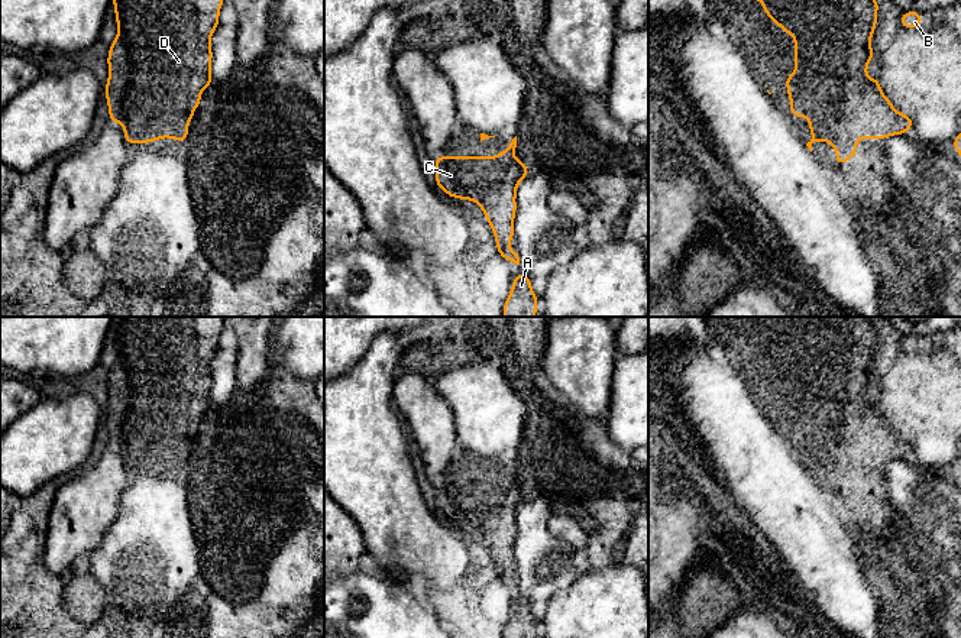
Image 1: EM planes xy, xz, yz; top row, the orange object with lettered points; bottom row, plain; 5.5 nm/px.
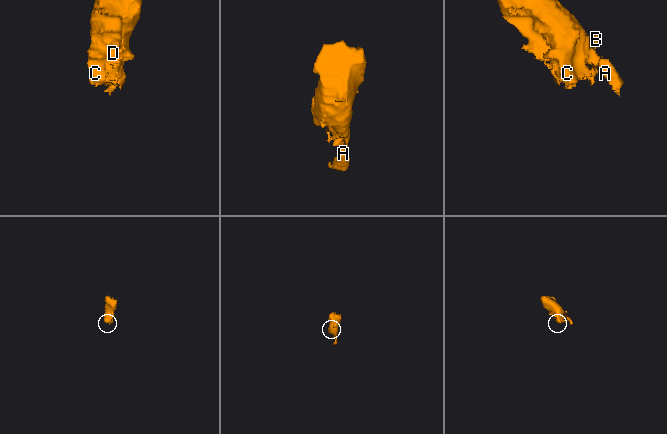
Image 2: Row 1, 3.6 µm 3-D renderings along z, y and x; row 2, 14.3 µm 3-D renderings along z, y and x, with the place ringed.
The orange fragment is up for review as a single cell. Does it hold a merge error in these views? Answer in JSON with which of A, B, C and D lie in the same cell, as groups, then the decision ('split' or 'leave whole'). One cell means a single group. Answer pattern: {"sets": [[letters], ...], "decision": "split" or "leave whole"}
{"sets": [["A", "B", "C", "D"]], "decision": "leave whole"}

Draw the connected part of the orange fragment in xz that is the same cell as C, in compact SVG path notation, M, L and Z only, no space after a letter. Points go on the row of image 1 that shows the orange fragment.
M517 136L504 148L507 152L495 156L437 156L433 159L436 187L452 198L475 201L492 227L499 256L520 265L509 242L514 240L517 187L528 176L528 166L514 158Z

